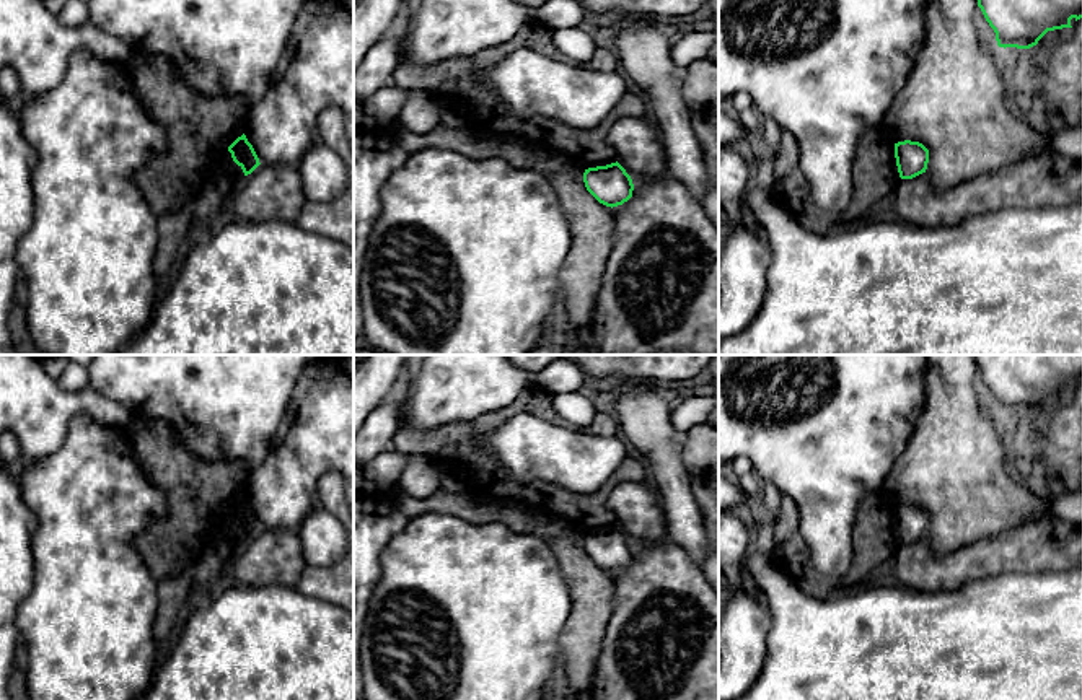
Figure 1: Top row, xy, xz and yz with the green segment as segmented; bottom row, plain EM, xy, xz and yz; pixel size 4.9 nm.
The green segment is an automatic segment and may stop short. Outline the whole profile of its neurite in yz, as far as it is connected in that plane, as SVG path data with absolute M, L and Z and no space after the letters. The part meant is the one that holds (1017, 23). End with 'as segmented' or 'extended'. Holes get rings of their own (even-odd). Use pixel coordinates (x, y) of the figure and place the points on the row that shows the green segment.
M978 0L978 7L1004 49L1030 49L1048 31L1082 18L1082 0Z | as segmented

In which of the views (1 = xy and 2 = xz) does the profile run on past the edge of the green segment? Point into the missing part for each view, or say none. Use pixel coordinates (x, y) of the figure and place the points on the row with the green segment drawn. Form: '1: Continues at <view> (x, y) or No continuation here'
1: No continuation here
2: No continuation here

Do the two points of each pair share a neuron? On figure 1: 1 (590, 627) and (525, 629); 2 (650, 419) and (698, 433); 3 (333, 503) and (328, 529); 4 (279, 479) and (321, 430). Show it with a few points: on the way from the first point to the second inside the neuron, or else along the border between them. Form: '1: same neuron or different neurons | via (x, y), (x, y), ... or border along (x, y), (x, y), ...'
1: different neurons | border along (569, 590), (571, 614), (558, 638), (558, 664)
2: different neurons | border along (683, 435), (685, 446)
3: different neurons | border along (316, 503), (336, 518)
4: same neuron | via (290, 468), (310, 441)

